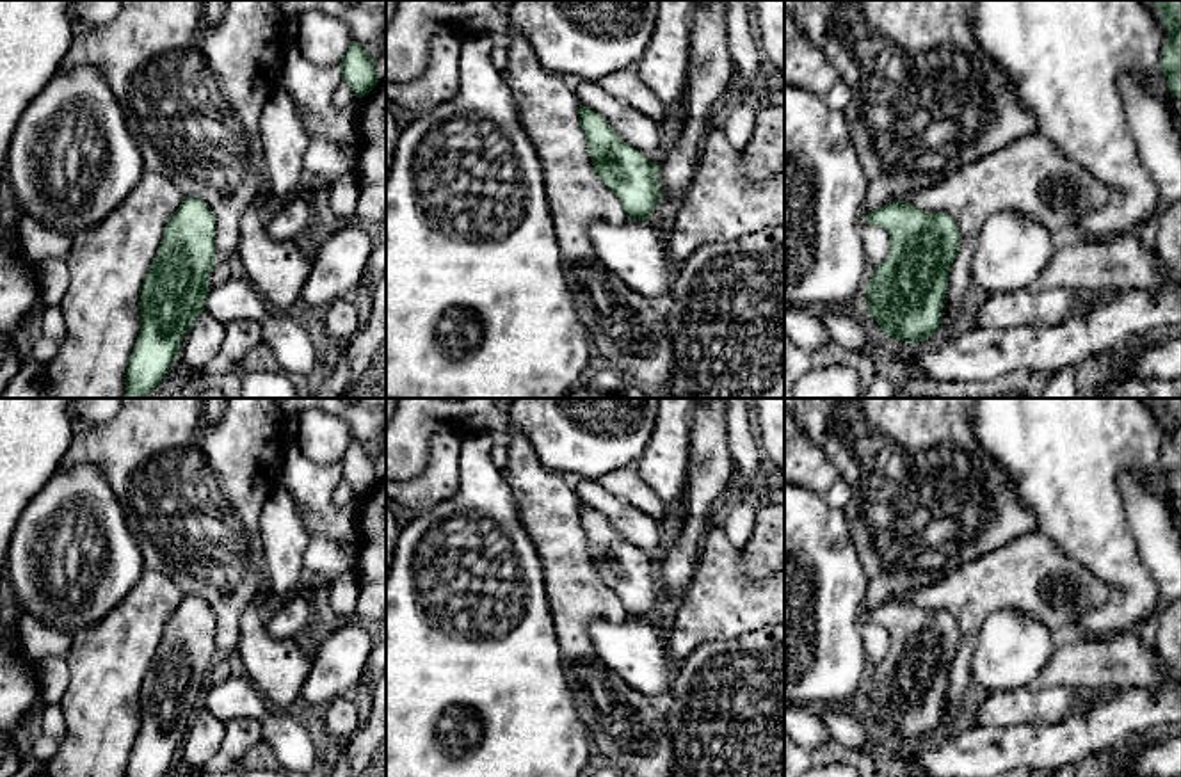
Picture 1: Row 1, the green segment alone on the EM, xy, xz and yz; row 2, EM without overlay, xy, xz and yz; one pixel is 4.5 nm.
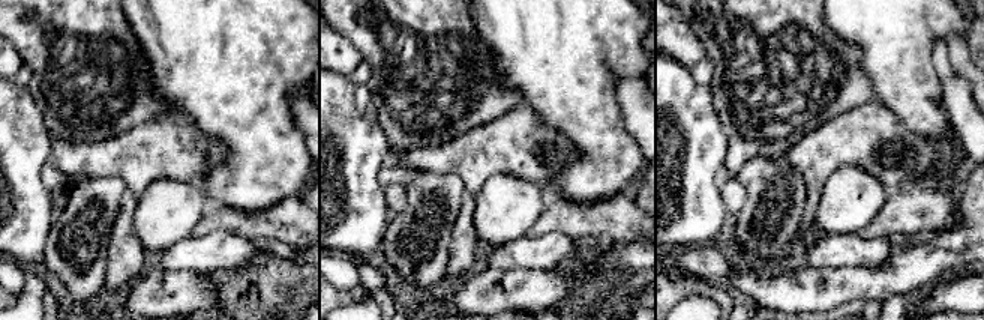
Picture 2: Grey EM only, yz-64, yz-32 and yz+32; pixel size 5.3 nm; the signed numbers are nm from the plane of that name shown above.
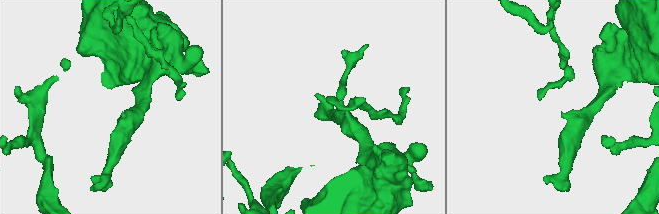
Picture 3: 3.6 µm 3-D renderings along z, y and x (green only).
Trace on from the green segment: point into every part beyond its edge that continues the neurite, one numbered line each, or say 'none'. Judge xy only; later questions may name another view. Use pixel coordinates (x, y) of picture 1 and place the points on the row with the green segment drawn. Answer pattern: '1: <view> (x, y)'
none

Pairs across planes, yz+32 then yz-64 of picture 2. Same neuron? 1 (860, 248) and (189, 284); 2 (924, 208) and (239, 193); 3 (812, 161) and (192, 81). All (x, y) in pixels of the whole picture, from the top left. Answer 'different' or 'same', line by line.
1: different
2: different
3: different

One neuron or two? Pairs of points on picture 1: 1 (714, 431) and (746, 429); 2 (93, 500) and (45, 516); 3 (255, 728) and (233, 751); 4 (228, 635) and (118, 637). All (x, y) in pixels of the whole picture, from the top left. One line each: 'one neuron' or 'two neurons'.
1: two neurons
2: one neuron
3: one neuron
4: two neurons

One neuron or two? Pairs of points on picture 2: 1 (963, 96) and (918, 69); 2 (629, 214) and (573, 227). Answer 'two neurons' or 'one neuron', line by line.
1: two neurons
2: one neuron

